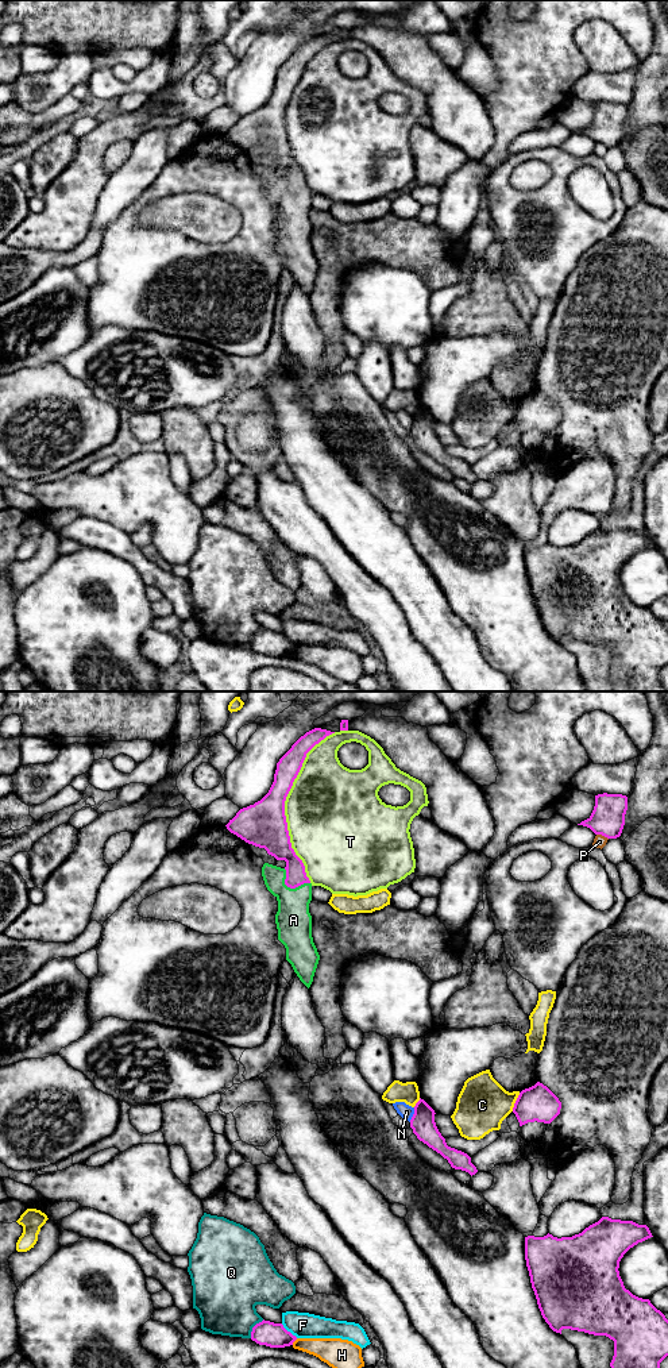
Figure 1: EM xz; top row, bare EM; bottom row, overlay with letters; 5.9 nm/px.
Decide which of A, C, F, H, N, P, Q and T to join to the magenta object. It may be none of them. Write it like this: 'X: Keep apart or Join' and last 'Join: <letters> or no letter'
A: Join
C: Keep apart
F: Keep apart
H: Keep apart
N: Keep apart
P: Keep apart
Q: Keep apart
T: Keep apart
Join: A

